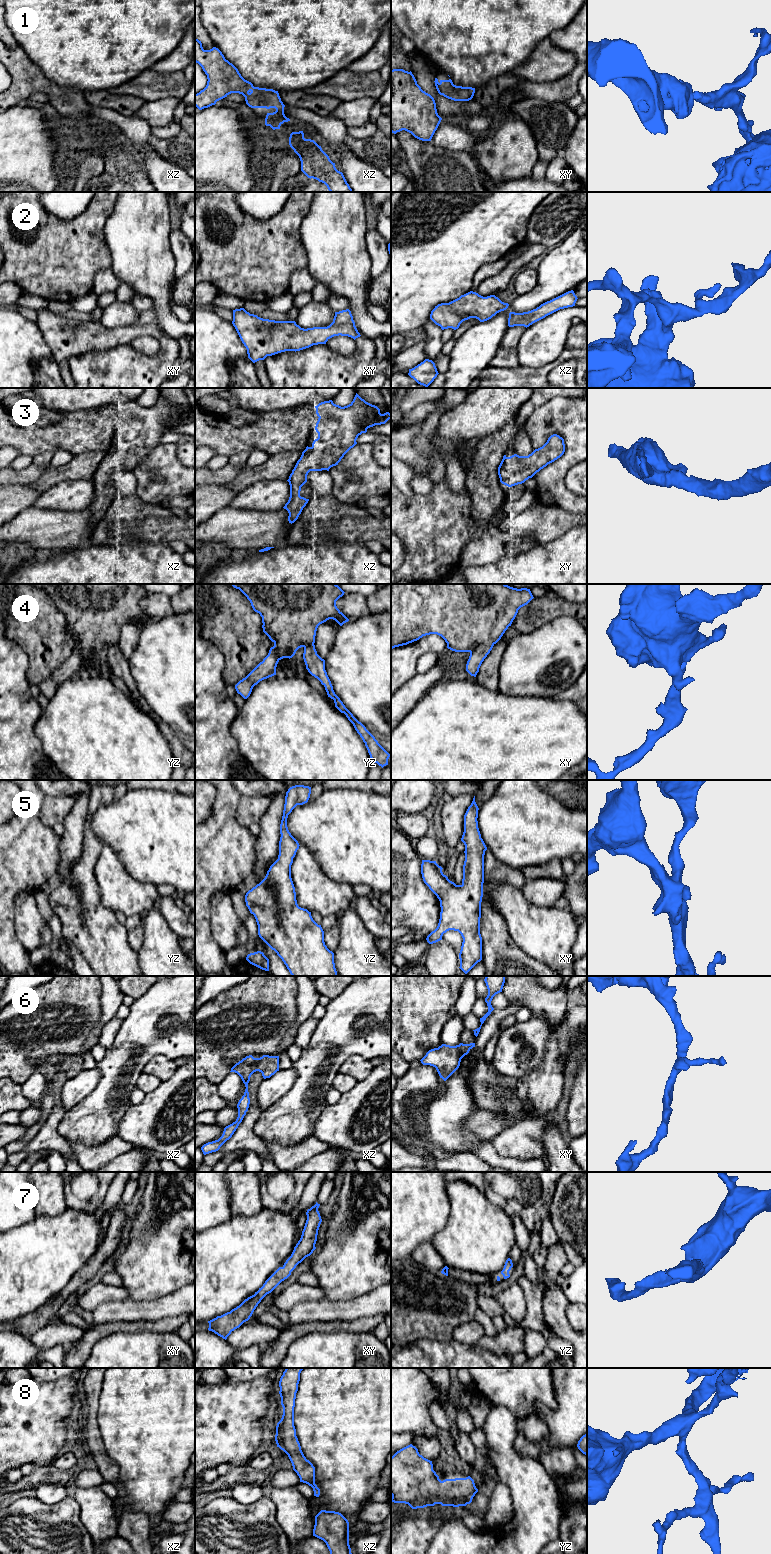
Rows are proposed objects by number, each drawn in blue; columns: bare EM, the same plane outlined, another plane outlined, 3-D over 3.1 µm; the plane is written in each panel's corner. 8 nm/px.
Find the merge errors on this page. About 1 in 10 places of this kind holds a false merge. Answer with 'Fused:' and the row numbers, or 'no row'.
Fused: no row

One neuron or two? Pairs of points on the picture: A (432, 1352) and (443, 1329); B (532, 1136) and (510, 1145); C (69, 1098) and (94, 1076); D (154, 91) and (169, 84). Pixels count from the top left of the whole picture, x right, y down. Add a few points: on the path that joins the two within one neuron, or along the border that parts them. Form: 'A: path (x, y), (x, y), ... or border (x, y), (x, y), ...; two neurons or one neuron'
A: border (453, 1338), (448, 1341), (415, 1341); two neurons
B: path (527, 1136), (515, 1142); one neuron
C: path (75, 1092), (88, 1079); one neuron
D: path (158, 87), (165, 85); one neuron

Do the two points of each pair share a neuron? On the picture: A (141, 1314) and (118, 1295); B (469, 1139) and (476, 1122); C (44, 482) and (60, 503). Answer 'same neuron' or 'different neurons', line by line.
A: different neurons
B: different neurons
C: different neurons

